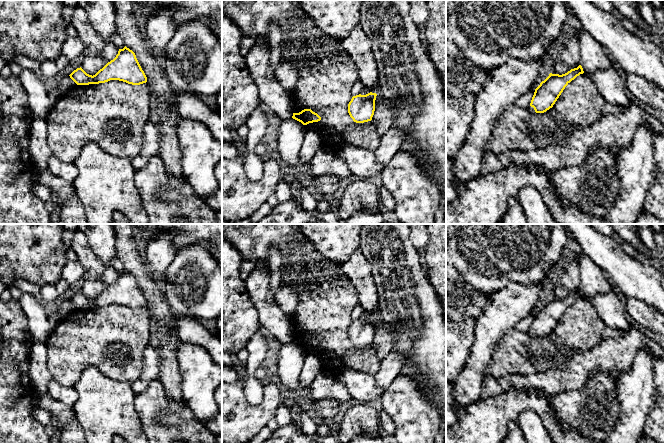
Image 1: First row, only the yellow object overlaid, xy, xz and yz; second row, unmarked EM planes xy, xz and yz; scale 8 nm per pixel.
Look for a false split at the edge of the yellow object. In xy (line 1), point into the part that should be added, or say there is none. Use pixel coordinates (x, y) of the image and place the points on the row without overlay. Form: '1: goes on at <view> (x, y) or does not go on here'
1: does not go on here

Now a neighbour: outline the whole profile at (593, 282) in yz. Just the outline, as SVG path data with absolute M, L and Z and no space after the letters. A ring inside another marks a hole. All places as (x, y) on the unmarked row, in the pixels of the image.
M586 254L579 258L579 279L580 289L588 299L612 290L603 270Z

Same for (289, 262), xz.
M286 254L285 260L283 262L283 268L284 269L289 269L289 268L294 268L295 266L295 257L293 254Z

